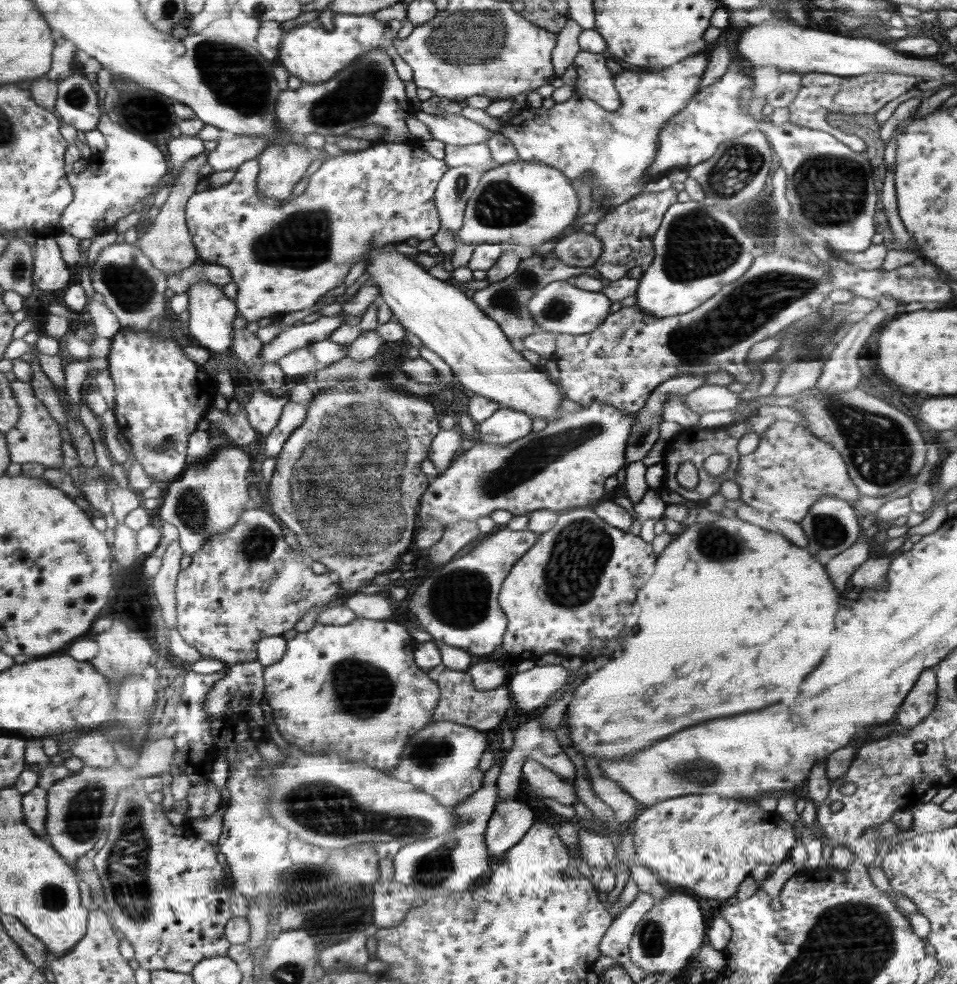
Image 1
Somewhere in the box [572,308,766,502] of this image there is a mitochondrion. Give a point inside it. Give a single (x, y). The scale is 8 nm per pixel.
(641, 437)

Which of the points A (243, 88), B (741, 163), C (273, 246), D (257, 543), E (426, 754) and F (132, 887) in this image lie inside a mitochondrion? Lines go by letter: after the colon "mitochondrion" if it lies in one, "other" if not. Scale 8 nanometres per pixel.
A: mitochondrion
B: mitochondrion
C: mitochondrion
D: mitochondrion
E: mitochondrion
F: mitochondrion

